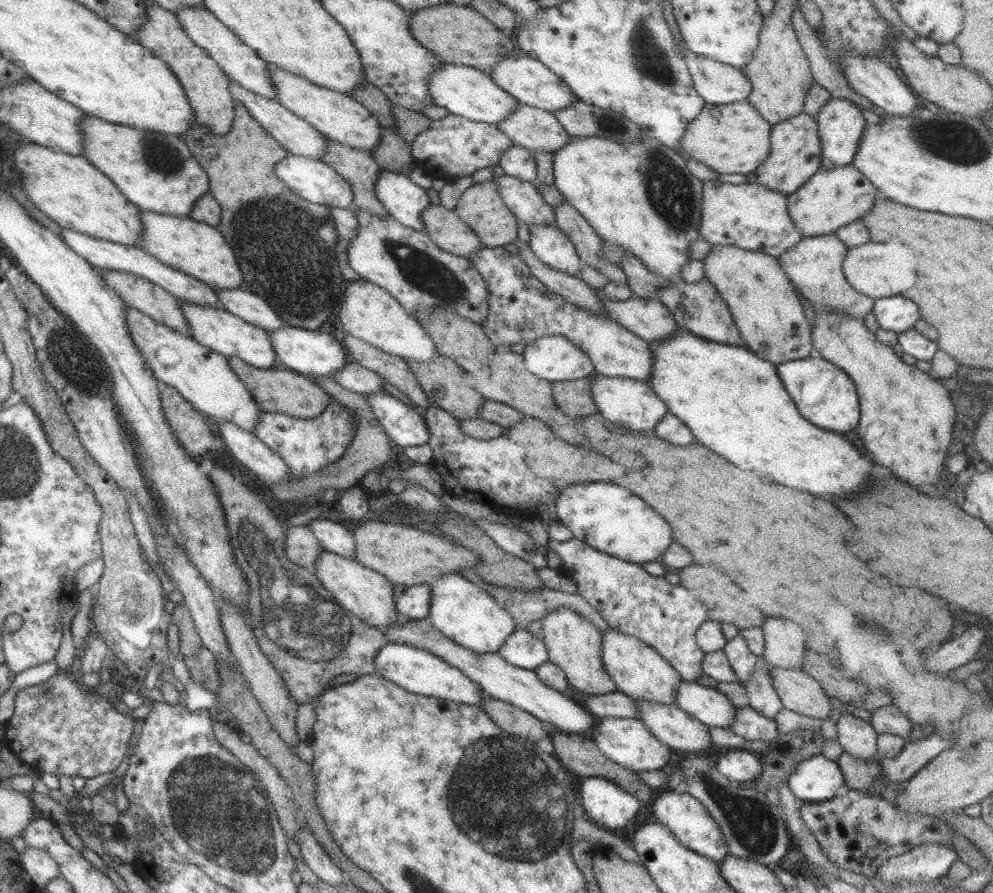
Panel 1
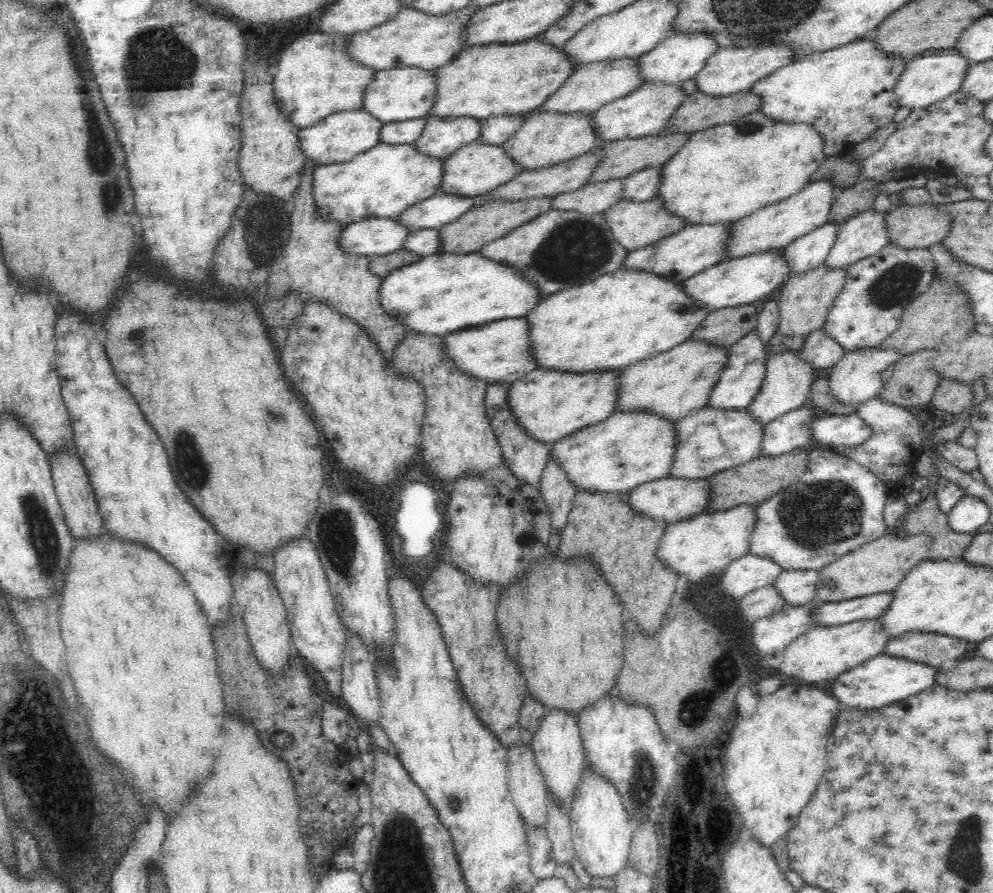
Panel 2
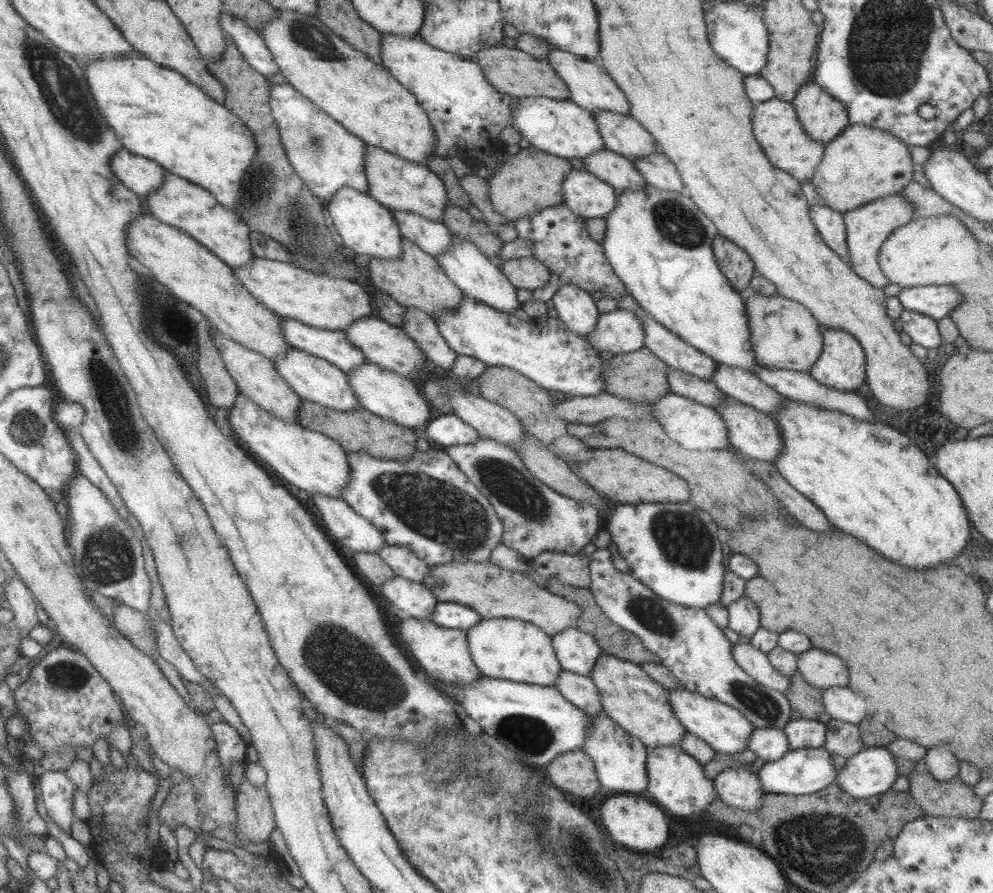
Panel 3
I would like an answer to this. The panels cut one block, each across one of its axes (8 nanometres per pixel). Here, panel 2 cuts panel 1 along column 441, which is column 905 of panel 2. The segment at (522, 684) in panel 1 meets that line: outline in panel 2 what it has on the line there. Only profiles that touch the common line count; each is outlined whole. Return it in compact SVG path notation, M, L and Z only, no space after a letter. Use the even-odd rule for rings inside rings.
M908 632L887 643L883 654L938 669L946 662L957 661L964 656L970 645L962 638L942 636L935 632Z

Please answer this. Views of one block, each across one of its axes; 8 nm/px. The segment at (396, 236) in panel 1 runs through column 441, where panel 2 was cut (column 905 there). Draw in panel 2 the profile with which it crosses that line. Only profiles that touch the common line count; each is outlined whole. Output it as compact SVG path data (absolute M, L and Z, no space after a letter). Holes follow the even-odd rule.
M888 243L880 252L848 266L844 286L825 319L825 335L845 353L877 347L898 328L905 306L930 288L933 276L927 248L902 250Z

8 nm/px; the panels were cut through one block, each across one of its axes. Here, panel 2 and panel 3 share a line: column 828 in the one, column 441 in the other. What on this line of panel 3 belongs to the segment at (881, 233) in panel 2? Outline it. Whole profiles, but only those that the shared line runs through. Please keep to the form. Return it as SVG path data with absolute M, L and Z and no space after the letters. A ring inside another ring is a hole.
M453 238L451 243L442 253L434 256L436 263L444 270L447 278L464 294L477 299L480 303L492 306L499 312L516 312L521 309L521 303L515 297L516 288L505 278L504 274L496 267L496 263L488 259L473 243L468 240Z

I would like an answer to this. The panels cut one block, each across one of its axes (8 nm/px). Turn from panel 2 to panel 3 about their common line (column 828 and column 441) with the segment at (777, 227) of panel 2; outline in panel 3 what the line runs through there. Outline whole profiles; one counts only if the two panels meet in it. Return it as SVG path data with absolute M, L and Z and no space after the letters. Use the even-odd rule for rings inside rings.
M365 144L362 165L367 179L366 193L389 210L409 211L429 220L440 221L442 210L449 204L441 180L425 164L387 152L384 148Z

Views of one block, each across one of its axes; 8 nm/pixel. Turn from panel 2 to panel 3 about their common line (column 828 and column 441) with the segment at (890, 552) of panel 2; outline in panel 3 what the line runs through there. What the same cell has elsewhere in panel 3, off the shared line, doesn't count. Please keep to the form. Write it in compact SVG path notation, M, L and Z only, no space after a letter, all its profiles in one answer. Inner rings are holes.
M461 561L452 563L439 563L428 565L427 574L423 578L422 586L431 591L431 594L439 603L457 603L472 608L481 618L508 618L522 620L537 626L545 634L551 636L561 629L573 627L577 617L580 617L581 609L570 600L557 596L543 587L536 586L526 574L511 572L487 562L474 563L473 561Z

